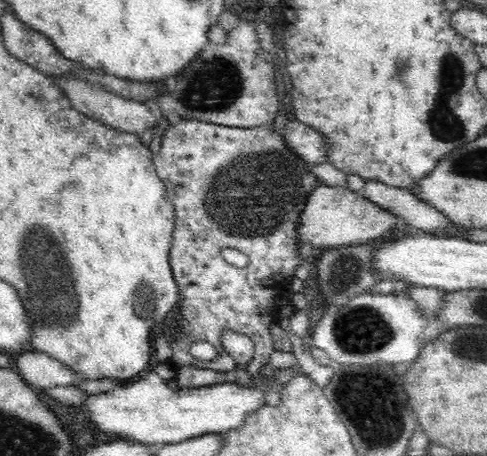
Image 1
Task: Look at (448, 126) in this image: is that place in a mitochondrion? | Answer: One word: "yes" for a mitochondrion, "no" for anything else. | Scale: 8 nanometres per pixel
yes

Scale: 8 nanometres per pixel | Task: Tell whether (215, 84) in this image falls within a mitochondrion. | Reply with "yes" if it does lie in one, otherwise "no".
yes

